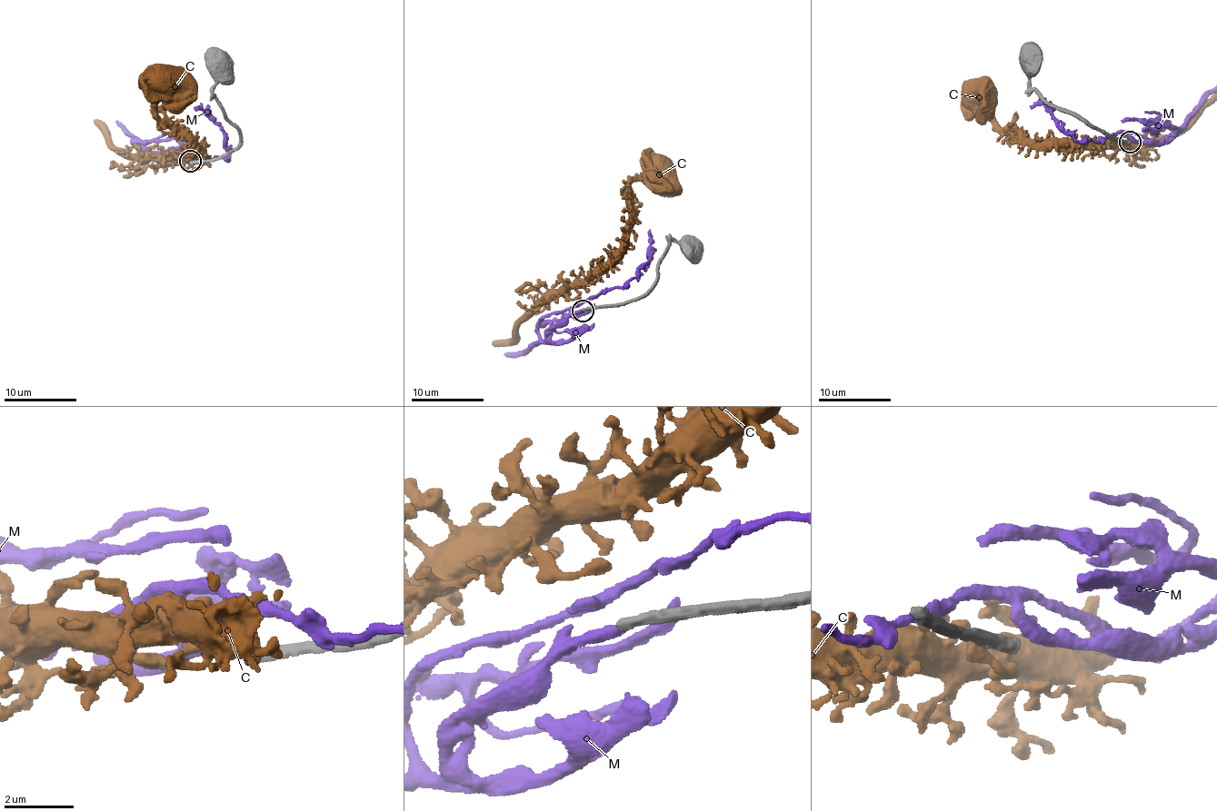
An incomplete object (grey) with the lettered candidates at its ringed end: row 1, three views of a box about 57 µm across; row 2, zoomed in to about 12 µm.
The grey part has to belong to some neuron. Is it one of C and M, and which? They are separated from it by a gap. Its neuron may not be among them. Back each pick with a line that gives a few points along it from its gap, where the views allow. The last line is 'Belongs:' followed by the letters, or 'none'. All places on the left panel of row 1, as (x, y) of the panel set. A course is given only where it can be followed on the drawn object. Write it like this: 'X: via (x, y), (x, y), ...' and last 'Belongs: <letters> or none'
Belongs: none

